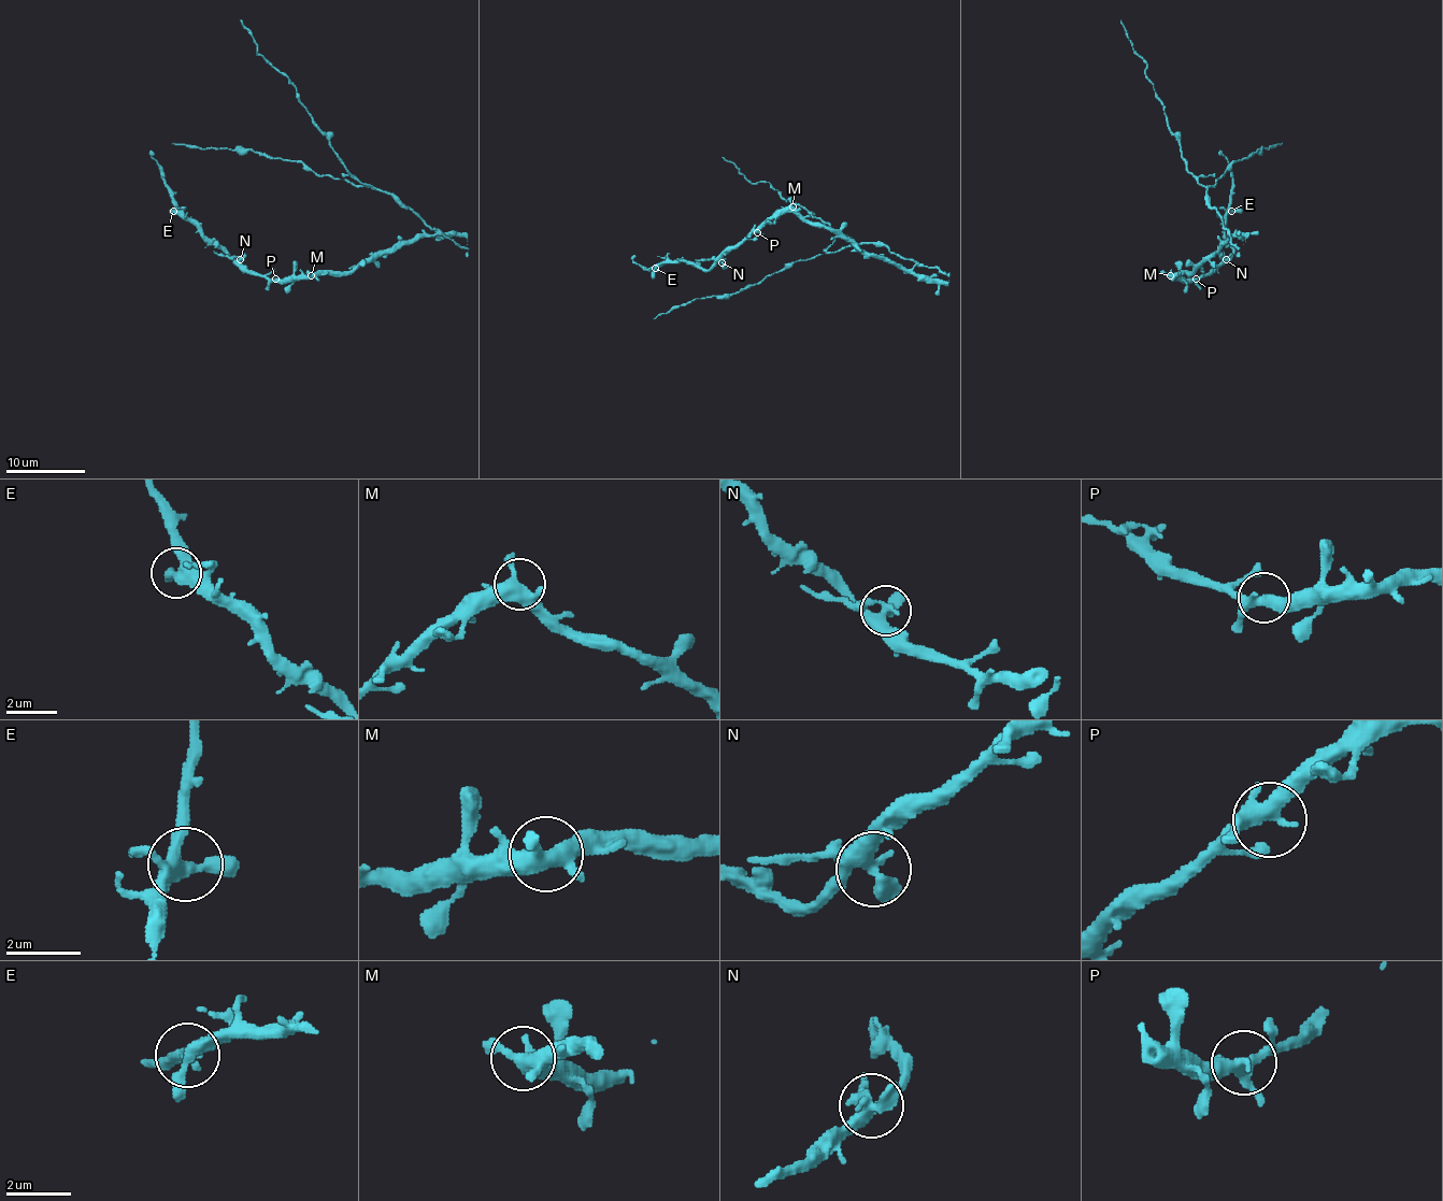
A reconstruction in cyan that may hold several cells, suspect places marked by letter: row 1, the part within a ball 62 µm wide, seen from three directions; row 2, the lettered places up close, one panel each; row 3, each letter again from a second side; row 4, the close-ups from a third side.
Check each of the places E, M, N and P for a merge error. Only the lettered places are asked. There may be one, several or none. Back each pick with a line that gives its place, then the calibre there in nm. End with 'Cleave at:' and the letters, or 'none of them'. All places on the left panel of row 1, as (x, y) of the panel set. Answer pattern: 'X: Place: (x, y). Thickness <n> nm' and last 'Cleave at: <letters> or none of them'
N: Place: (240, 259). Thickness 380 nm
Cleave at: N

